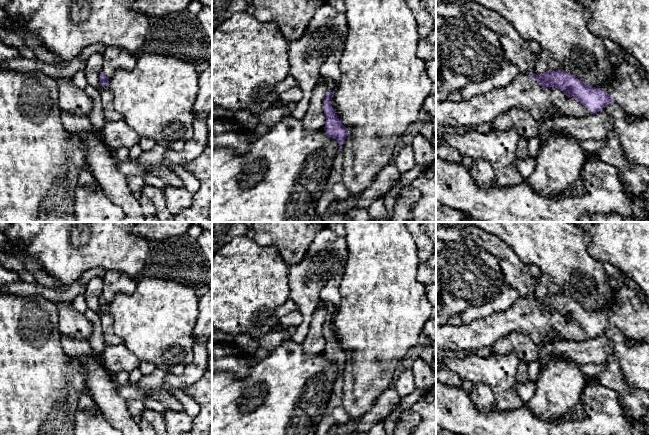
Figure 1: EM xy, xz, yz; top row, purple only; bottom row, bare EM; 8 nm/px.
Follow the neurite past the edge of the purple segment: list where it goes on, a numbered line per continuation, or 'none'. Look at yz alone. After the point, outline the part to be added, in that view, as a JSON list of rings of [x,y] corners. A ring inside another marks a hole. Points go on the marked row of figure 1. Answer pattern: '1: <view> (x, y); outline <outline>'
1: yz (524, 92); outline [[[520,73],[507,86],[469,100],[437,102],[436,127],[470,125],[475,128],[482,123],[491,123],[498,115],[513,108],[525,109],[538,122],[550,109],[557,115],[577,118],[593,114],[575,97],[567,97],[556,87],[542,87],[528,74]]]

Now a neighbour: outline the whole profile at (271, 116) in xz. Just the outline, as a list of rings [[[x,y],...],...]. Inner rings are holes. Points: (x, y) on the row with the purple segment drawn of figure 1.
[[[285,107],[274,108],[264,110],[260,114],[256,115],[259,123],[264,125],[274,125],[278,123],[282,118],[291,115],[291,111]]]

